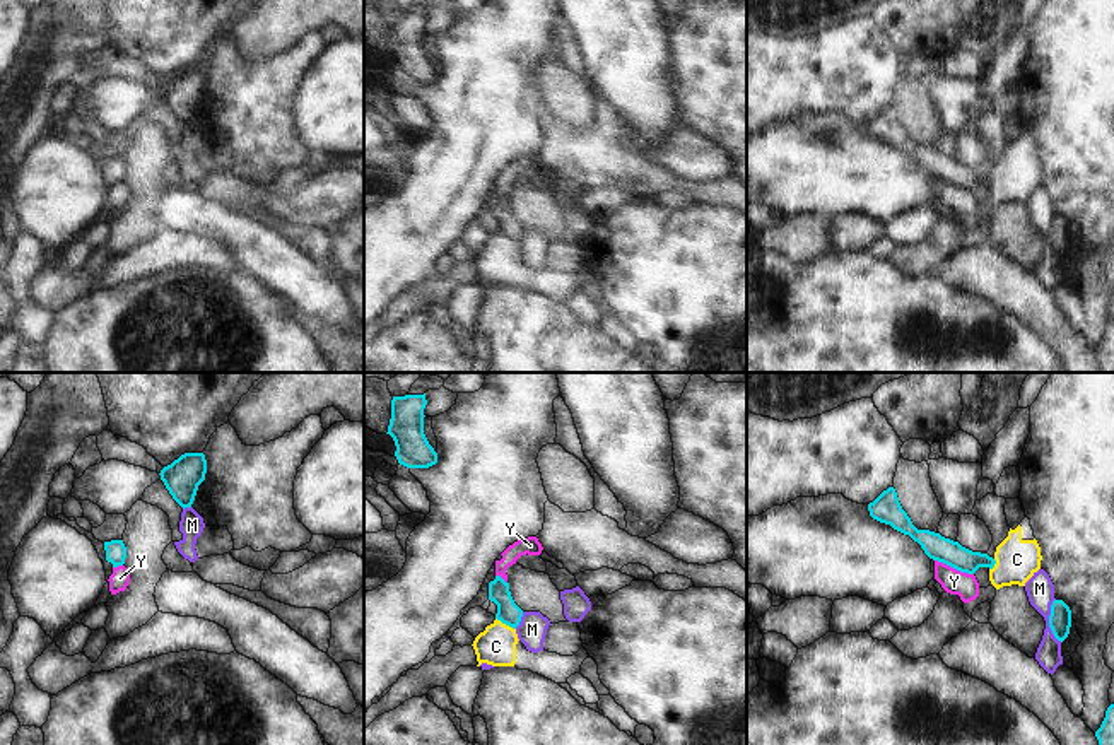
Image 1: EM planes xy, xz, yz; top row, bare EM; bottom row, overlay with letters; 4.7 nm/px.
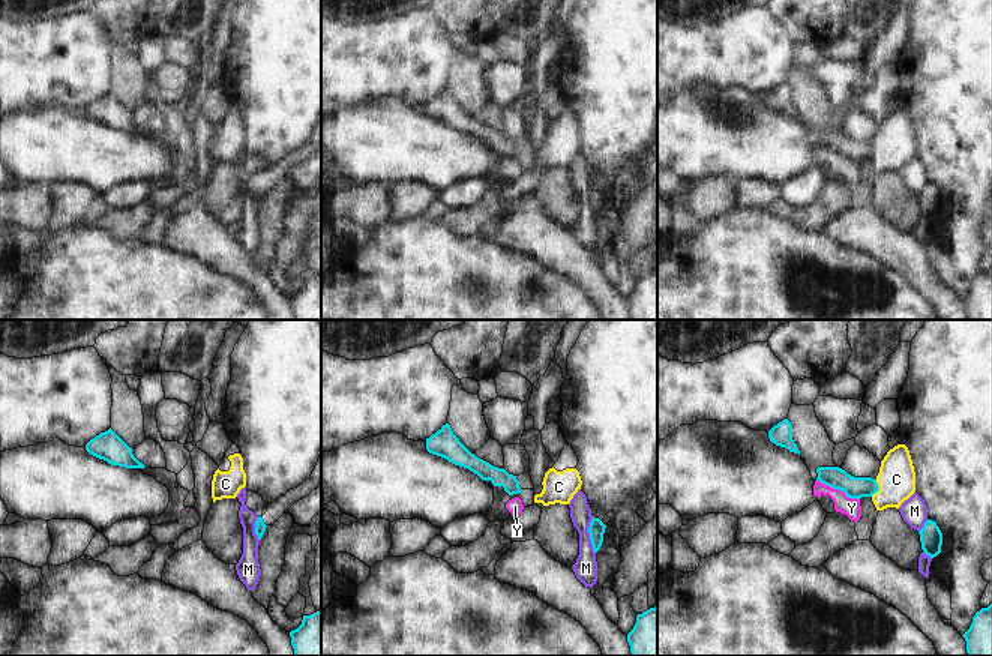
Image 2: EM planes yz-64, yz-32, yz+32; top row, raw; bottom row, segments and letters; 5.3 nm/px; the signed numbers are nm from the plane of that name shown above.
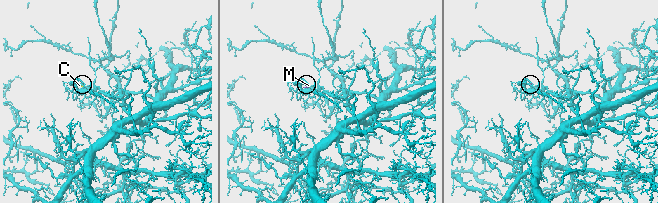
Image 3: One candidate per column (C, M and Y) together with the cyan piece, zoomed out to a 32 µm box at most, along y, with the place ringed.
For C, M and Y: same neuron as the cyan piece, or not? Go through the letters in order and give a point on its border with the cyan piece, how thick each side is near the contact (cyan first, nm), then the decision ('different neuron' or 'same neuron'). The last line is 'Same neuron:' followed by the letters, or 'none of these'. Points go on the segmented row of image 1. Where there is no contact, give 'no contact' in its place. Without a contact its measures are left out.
C: contact xz (506, 624); calibres 110 and 180 nm; different neuron
M: contact yz (1049, 621); calibres 110 and 130 nm; different neuron
Y: contact yz (954, 568); calibres 120 and 120 nm; different neuron
Same neuron: none of these

